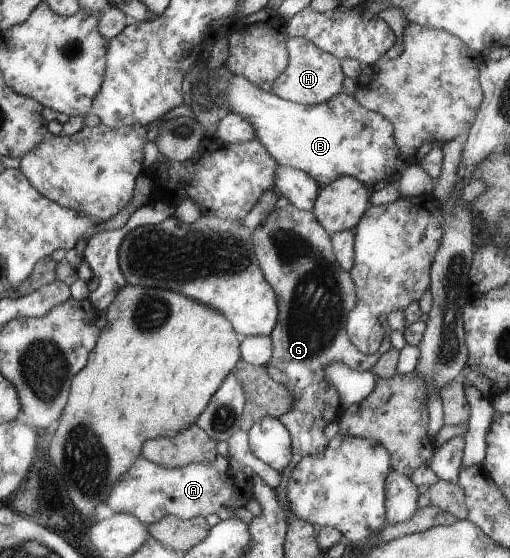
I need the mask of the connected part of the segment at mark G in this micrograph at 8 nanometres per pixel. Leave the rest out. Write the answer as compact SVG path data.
M280 198L276 208L272 210L261 225L252 235L252 245L255 248L255 256L259 261L259 267L263 275L270 282L272 288L278 294L279 318L278 326L269 335L272 341L273 353L266 367L276 375L276 383L283 384L292 393L295 406L292 411L281 415L279 420L291 432L294 457L286 472L282 474L282 483L290 479L290 471L293 470L304 458L319 456L327 450L329 439L324 435L324 429L329 423L338 420L340 409L339 392L336 387L324 375L324 367L332 361L340 361L355 371L368 371L379 362L383 353L391 349L391 332L387 317L380 319L385 338L380 350L374 354L364 355L354 344L346 332L346 319L356 308L356 287L349 272L344 271L334 259L332 253L330 233L326 231L316 220L313 211L300 211L293 207L285 198Z

